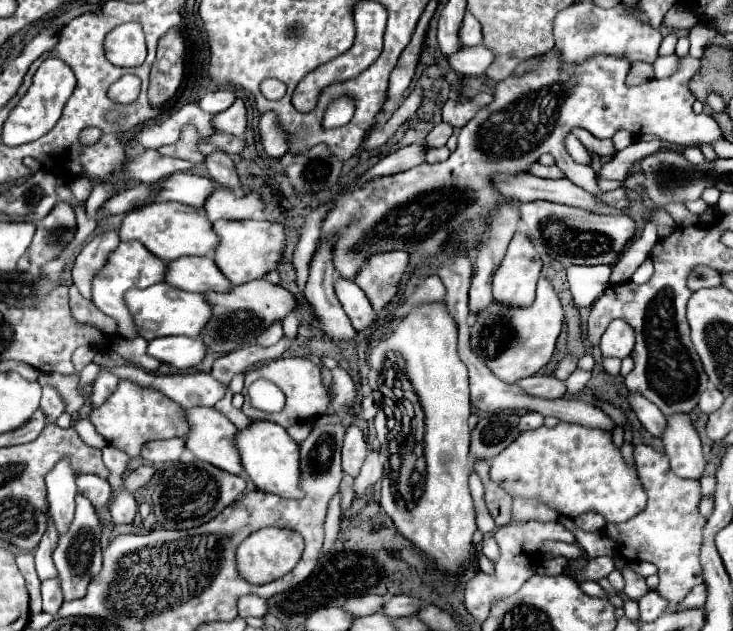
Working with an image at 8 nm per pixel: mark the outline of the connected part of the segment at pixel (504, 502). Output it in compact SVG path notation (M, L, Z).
M476 461L474 469L478 469L478 473L486 485L486 505L488 505L490 515L494 517L496 525L498 527L508 525L512 521L512 497L504 489L500 489L498 485L492 485L492 481L488 477L488 471L490 471L488 463Z

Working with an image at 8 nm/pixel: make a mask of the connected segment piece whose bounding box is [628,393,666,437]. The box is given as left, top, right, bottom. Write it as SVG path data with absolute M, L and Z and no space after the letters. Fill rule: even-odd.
M630 393L628 395L628 403L632 407L632 411L636 413L638 421L642 423L642 427L652 433L654 437L658 437L658 433L662 433L662 429L666 427L664 423L664 415L660 413L660 409L648 401L646 397L642 397L640 393Z

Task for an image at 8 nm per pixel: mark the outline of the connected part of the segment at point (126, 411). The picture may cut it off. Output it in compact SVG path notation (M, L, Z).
M120 379L110 399L102 407L90 413L90 421L96 427L96 431L108 441L108 445L128 453L130 457L138 457L142 445L150 441L184 437L190 431L186 413L178 403L170 401L168 397L164 397L160 391L152 387L140 387L134 381L126 381L126 379Z

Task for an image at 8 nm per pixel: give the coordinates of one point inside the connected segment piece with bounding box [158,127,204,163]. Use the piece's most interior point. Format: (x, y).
(185, 148)

